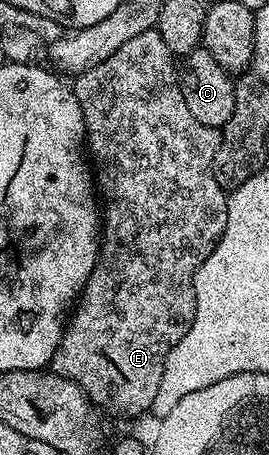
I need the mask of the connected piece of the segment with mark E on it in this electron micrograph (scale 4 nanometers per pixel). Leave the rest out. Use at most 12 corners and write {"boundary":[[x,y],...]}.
{"boundary":[[157,29],[74,76],[101,246],[49,364],[150,412],[225,233]]}

